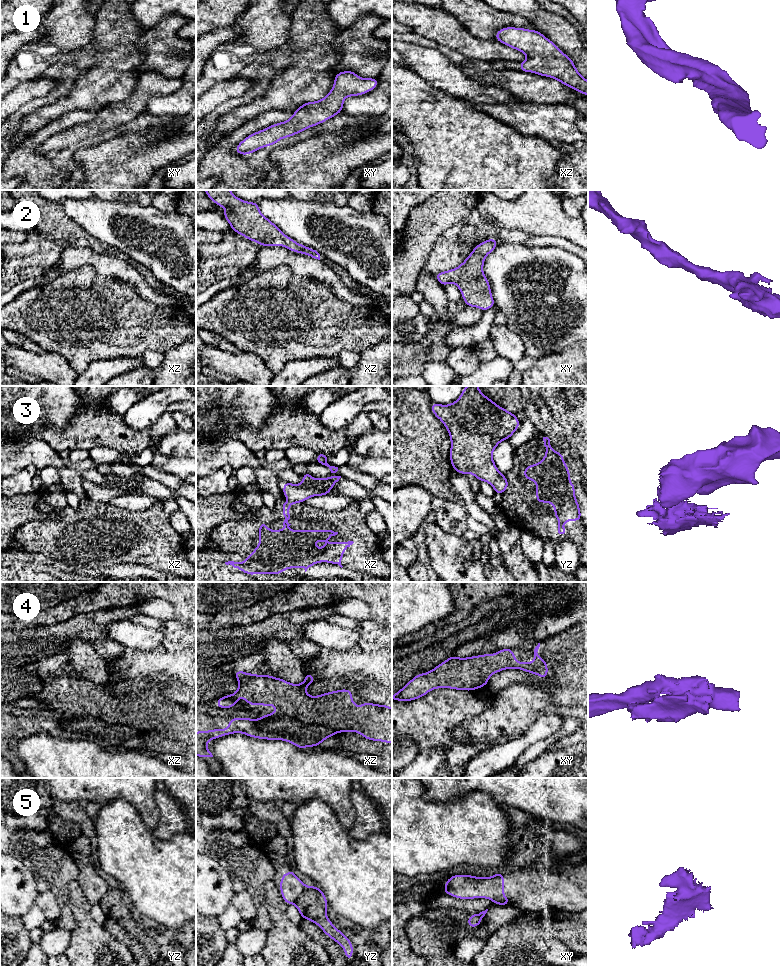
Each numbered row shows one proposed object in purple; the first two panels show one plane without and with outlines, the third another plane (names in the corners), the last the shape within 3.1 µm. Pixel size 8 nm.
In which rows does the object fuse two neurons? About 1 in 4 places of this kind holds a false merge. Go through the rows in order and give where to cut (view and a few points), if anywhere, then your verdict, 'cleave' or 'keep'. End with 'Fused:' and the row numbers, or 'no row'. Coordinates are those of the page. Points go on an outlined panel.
1: no cut; keep
2: no cut; keep
3: cut in xz along (290, 500), (298, 502); cleave
4: no cut; keep
5: cut in yz along (305, 886), (293, 903); cleave
Fused: 3, 5

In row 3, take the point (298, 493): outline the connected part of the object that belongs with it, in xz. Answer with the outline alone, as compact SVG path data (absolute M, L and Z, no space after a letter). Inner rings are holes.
M310 473L301 474L303 478L302 484L291 484L289 482L283 483L283 495L290 501L305 502L308 498L313 496L328 495L332 487L339 481L341 476L320 478L313 481L313 475Z

